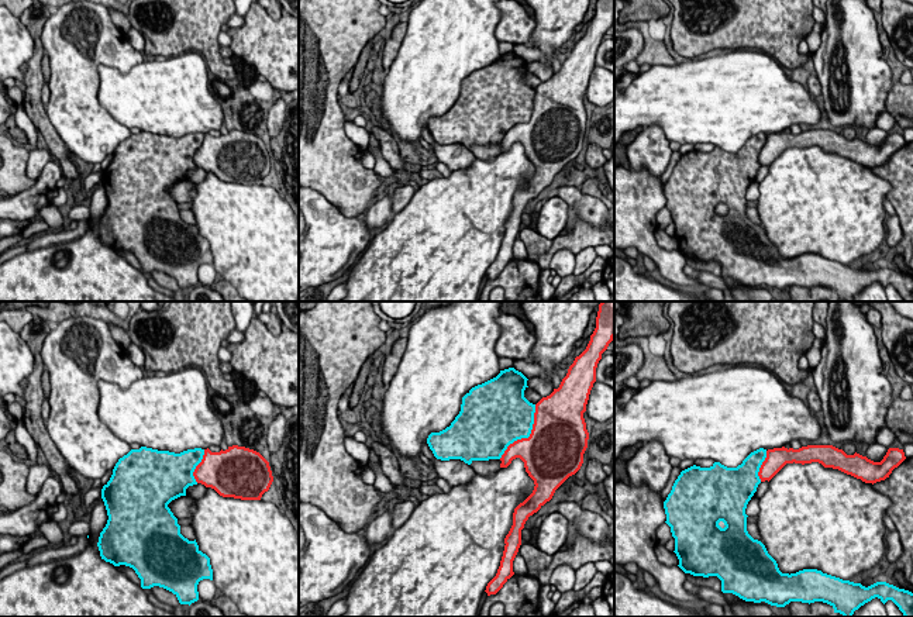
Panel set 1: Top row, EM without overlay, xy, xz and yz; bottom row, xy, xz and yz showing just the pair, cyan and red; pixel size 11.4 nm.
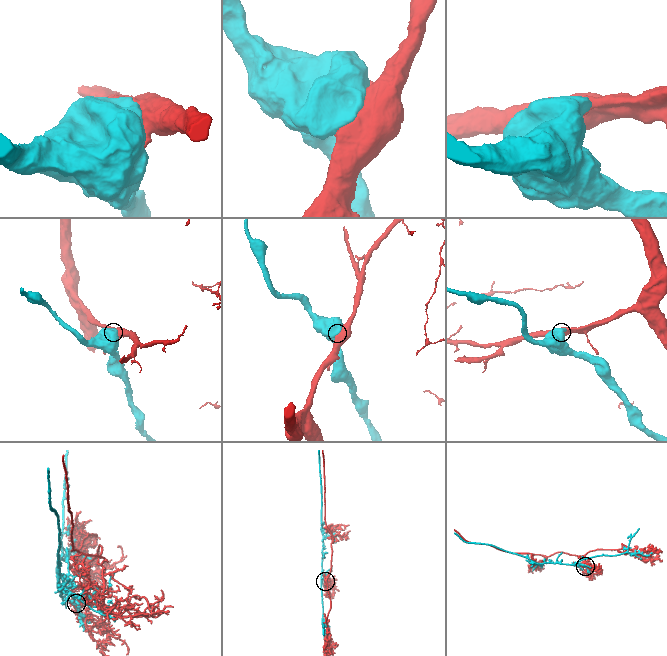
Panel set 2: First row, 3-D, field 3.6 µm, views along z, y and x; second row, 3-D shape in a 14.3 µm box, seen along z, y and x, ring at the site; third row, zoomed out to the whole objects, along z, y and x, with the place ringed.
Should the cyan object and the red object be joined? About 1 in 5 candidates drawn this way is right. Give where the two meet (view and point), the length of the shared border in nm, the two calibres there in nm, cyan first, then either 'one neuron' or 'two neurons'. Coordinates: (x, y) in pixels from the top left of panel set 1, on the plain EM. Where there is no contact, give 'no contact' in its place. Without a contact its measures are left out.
contact xz (527, 121); length 750 nm; calibres 460 and 500 nm; two neurons

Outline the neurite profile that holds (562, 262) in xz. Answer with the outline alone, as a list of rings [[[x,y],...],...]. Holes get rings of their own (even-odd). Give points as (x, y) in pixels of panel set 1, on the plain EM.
[[[568,249],[558,251],[552,256],[548,269],[555,270],[557,275],[561,276],[561,278],[573,275],[575,255]]]

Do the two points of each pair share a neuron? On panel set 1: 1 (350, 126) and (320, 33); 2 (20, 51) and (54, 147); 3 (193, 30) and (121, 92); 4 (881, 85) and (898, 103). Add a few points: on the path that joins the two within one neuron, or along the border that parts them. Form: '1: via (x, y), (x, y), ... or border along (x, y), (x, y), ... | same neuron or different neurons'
1: border along (344, 121), (344, 133), (364, 150) | different neurons
2: border along (28, 30), (33, 55), (21, 66), (23, 80) | different neurons
3: border along (199, 52), (181, 52), (166, 58) | different neurons
4: border along (895, 82), (886, 97), (886, 110) | different neurons

